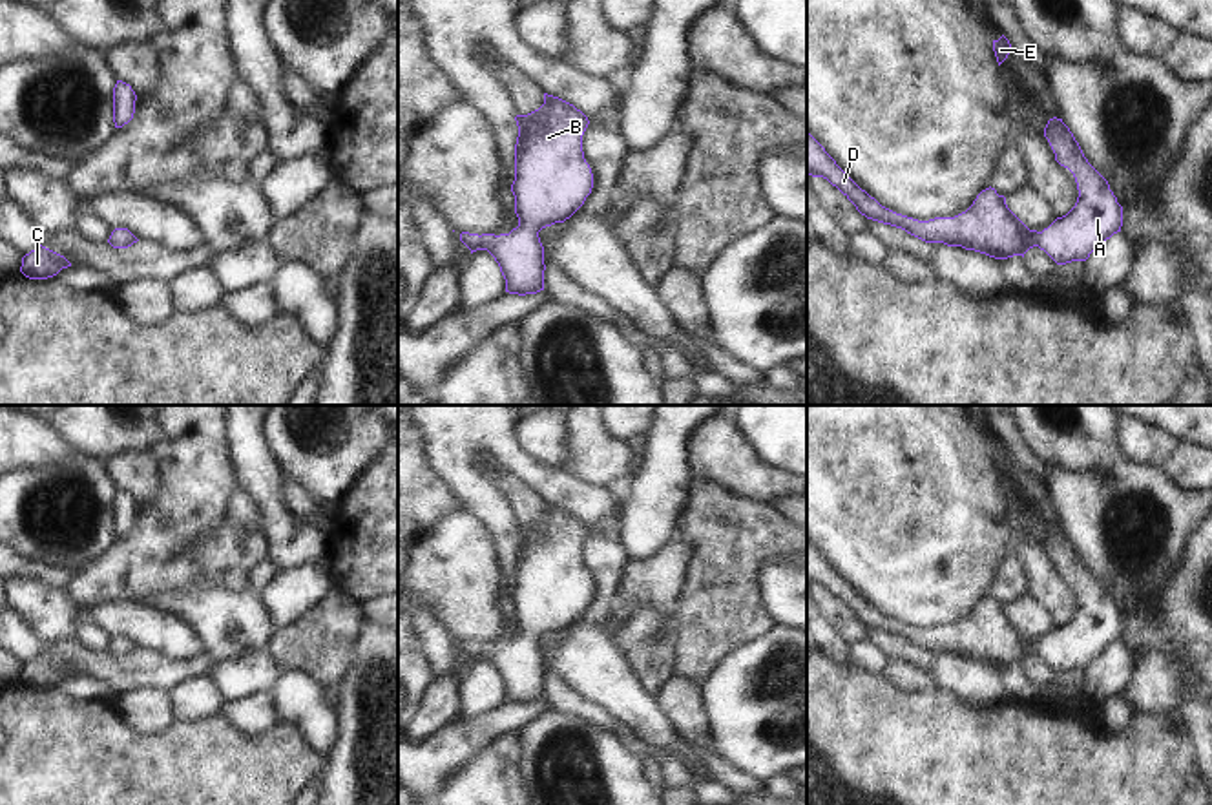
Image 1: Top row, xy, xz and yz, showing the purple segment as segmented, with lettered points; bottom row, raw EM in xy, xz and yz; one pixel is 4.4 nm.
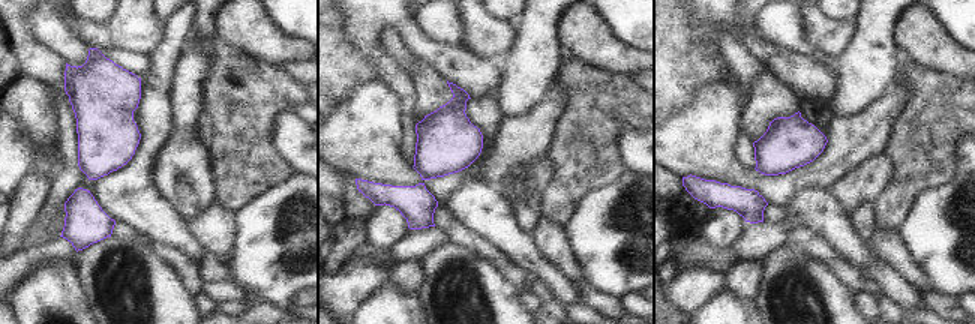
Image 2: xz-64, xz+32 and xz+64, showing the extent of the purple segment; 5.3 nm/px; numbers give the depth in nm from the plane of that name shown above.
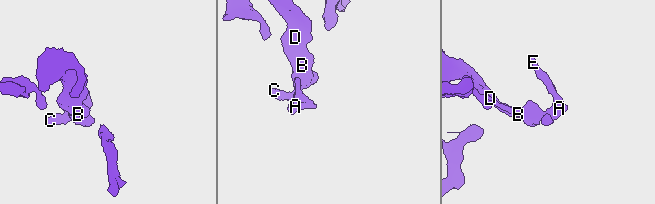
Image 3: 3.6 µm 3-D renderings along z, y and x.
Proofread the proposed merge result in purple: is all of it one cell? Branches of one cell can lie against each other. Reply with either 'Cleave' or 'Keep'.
Keep

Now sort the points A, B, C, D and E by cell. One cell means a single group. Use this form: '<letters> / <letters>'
A B C D E

